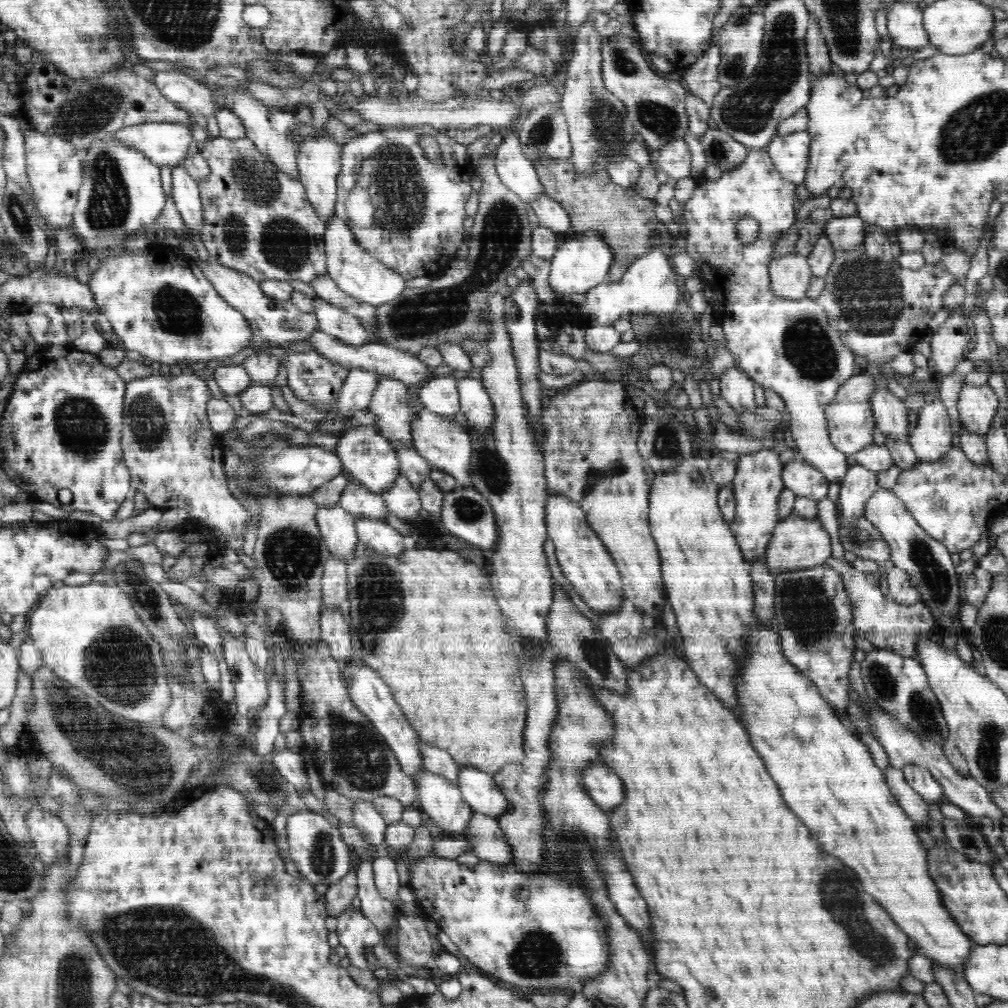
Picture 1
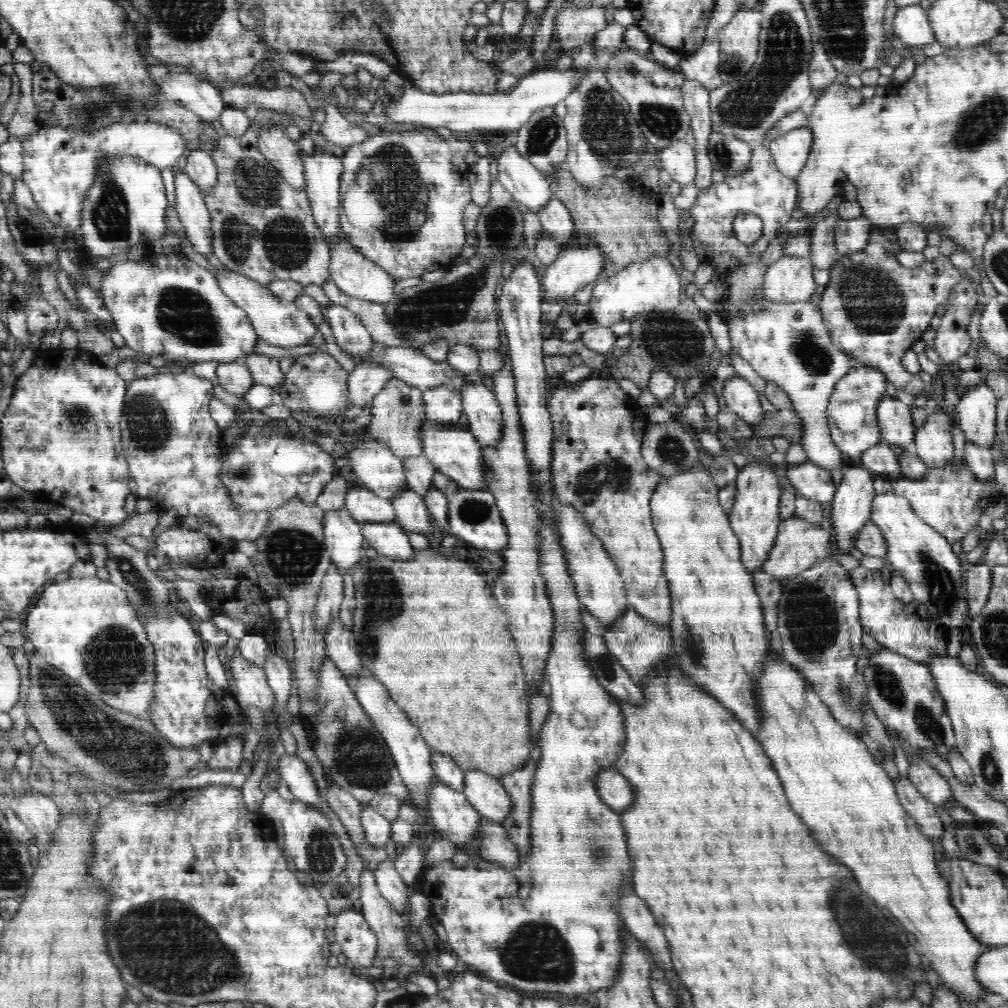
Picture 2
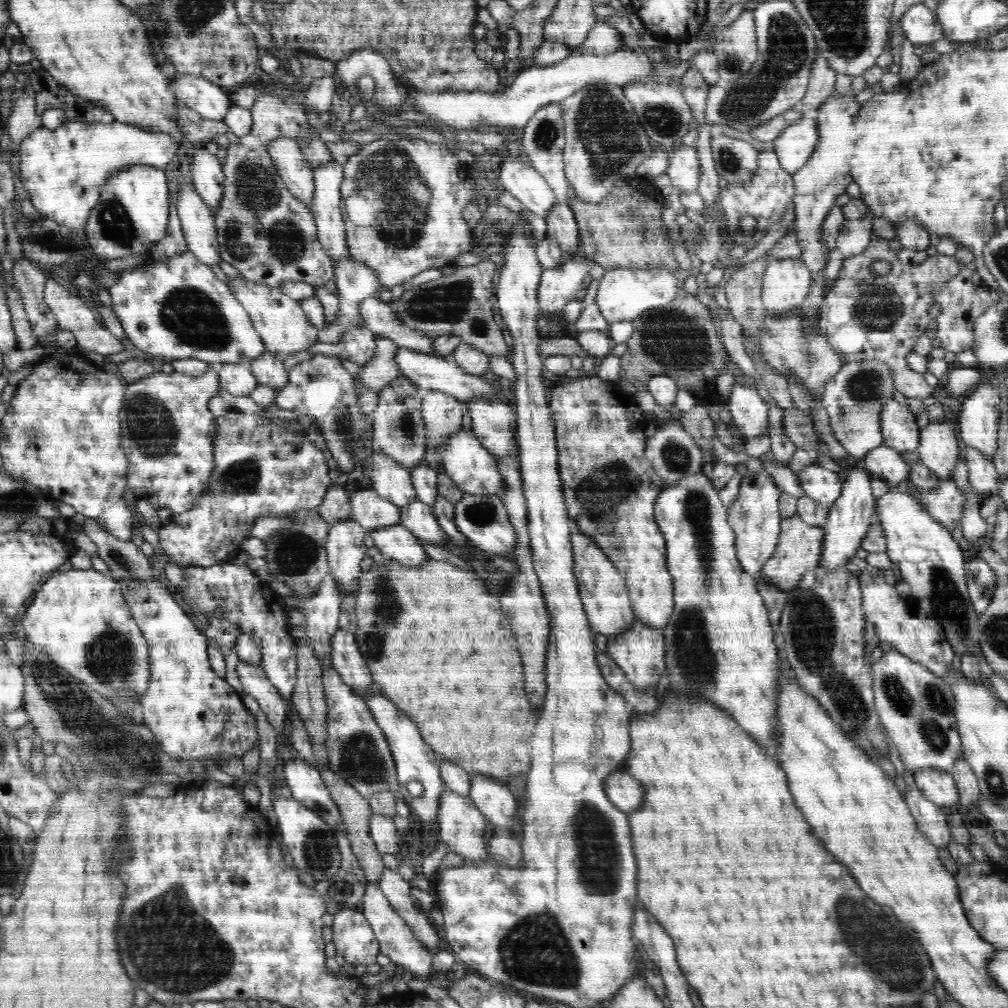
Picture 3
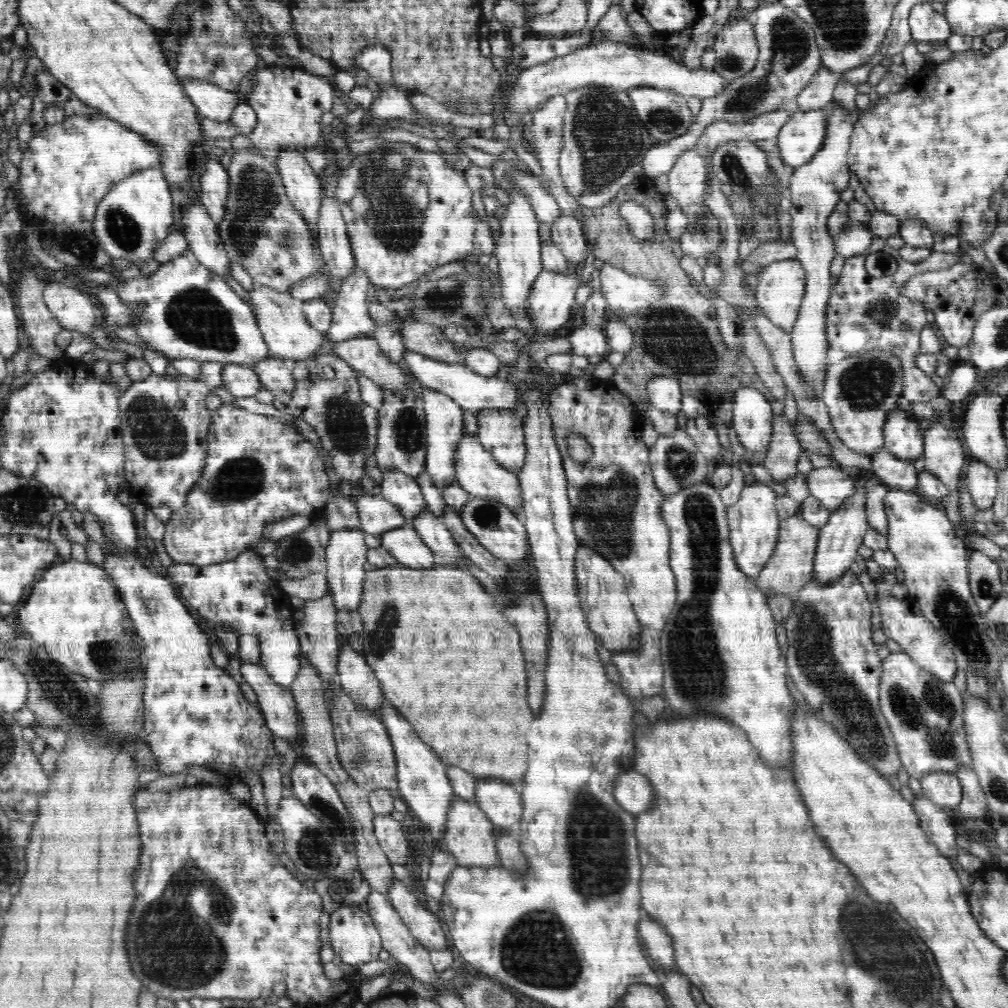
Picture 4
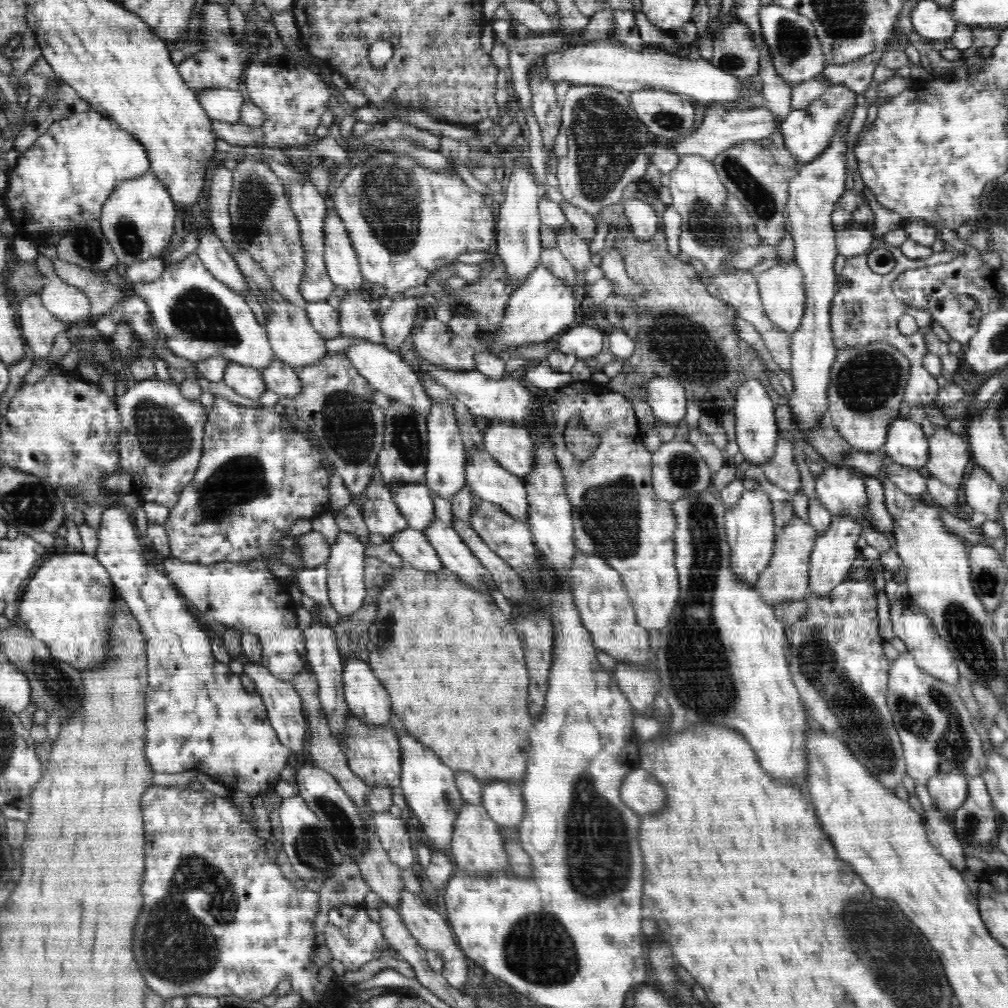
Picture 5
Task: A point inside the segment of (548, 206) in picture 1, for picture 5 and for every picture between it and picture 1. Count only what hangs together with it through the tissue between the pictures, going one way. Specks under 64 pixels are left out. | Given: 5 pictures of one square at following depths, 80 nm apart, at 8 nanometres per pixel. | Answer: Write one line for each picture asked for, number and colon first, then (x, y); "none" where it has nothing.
2: (556, 221)
3: (562, 228)
4: (567, 233)
5: (573, 247)

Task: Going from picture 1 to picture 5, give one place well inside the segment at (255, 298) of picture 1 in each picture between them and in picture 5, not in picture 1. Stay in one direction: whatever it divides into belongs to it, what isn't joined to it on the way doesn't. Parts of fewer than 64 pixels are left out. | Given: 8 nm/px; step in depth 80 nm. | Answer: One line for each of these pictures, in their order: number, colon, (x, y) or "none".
2: (279, 322)
3: (284, 328)
4: (285, 329)
5: (294, 340)

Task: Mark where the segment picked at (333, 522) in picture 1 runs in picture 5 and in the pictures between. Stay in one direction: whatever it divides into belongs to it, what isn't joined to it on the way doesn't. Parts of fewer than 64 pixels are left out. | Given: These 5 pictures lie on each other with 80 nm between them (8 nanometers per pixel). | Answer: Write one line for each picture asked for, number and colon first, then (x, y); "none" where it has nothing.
2: (343, 537)
3: (345, 547)
4: (346, 552)
5: (346, 586)

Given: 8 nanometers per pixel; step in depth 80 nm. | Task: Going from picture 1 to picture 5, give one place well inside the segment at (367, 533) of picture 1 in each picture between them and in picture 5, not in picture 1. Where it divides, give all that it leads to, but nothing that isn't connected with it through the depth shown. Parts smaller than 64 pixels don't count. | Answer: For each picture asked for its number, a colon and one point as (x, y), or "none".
2: (389, 540)
3: (396, 542)
4: (404, 543)
5: (411, 544)

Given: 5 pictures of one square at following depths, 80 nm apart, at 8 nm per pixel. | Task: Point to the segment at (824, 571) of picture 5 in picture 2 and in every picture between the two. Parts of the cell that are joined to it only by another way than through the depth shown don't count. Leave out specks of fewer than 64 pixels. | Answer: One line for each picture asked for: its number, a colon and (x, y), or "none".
2: (852, 505)
3: (848, 519)
4: (839, 538)

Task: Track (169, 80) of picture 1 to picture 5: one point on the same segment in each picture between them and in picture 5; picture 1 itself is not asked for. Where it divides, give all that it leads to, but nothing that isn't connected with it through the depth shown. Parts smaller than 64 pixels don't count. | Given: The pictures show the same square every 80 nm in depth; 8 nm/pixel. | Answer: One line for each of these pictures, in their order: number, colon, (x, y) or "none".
2: (200, 97)
3: (199, 94)
4: (213, 102)
5: (220, 104)

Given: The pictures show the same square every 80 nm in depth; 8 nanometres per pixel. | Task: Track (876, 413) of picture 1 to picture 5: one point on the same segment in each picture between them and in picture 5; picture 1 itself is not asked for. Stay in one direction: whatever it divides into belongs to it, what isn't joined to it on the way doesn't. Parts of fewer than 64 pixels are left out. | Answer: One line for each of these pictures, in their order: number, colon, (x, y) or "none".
2: (895, 421)
3: (900, 430)
4: (903, 437)
5: (906, 444)

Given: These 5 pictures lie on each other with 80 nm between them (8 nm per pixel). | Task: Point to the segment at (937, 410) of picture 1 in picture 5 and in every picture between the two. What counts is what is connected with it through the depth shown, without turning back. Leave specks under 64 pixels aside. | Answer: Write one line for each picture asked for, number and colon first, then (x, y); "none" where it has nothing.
2: (933, 444)
3: (938, 449)
4: (945, 457)
5: (950, 459)

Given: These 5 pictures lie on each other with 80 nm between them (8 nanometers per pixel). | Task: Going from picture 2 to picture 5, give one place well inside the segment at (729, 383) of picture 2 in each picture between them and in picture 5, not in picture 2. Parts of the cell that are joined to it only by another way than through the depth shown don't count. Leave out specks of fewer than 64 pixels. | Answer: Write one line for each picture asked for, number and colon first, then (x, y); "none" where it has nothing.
3: (749, 411)
4: (752, 415)
5: (756, 430)

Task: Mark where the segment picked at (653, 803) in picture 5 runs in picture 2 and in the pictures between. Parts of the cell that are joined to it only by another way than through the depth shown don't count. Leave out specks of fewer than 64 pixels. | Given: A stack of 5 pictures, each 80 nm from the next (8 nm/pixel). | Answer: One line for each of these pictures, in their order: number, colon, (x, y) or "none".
2: (614, 789)
3: (624, 791)
4: (633, 792)

